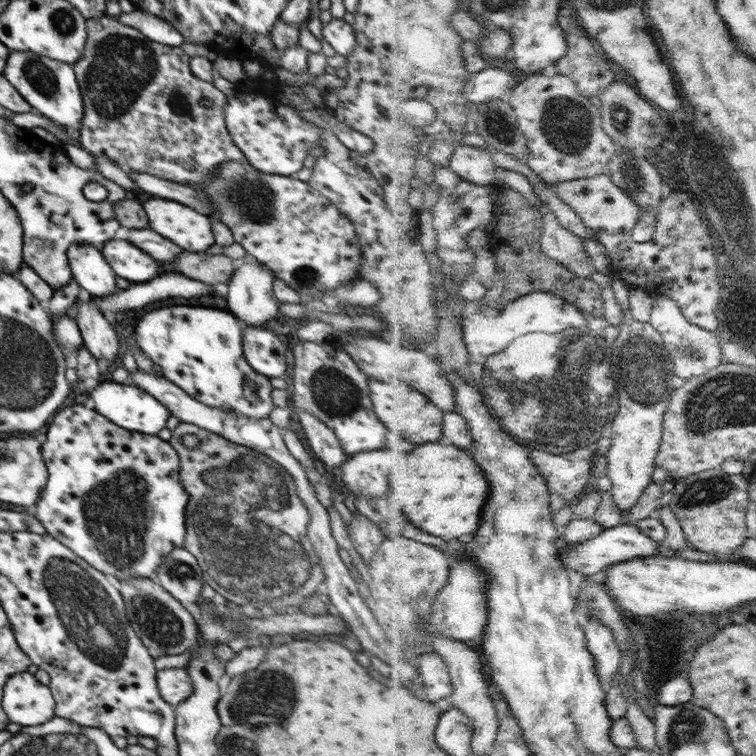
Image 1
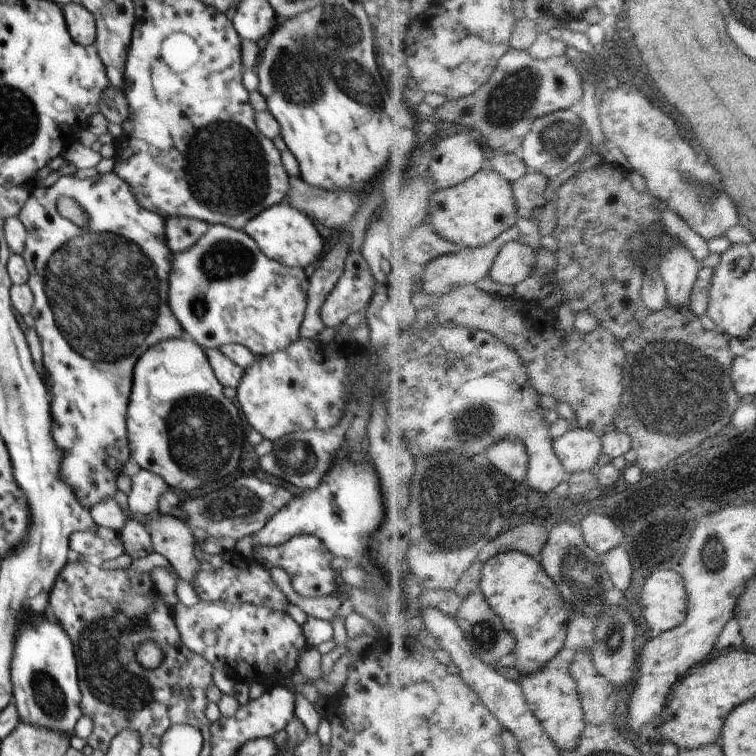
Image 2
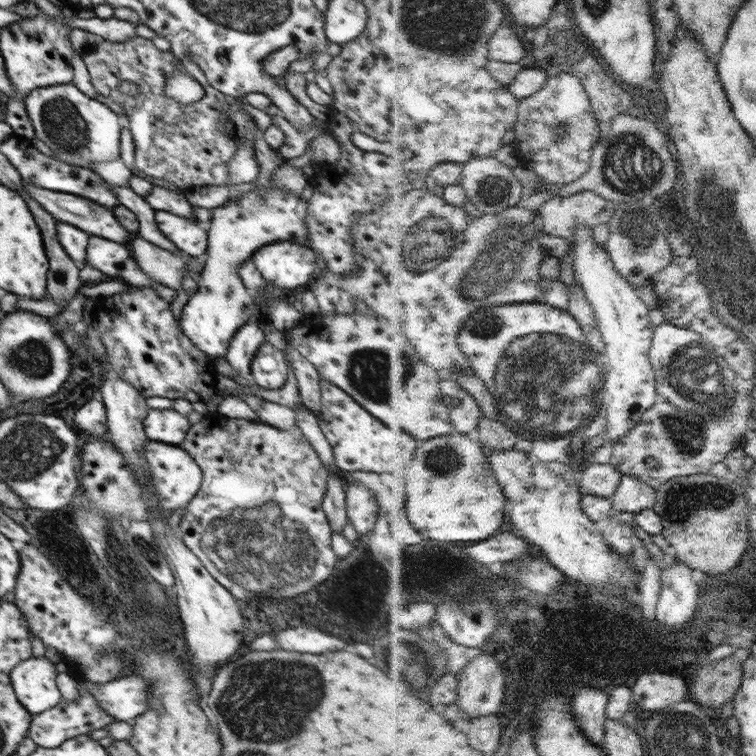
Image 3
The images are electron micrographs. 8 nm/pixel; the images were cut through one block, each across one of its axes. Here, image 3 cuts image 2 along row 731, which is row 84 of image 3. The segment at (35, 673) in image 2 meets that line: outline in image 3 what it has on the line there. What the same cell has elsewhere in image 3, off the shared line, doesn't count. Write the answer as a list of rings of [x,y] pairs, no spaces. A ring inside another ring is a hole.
[[[54,83],[54,85],[34,88],[25,97],[25,109],[37,137],[44,141],[46,146],[49,146],[60,161],[79,167],[81,163],[84,163],[84,168],[87,168],[89,164],[103,164],[112,160],[120,160],[122,124],[118,122],[118,115],[107,108],[105,104],[101,104],[96,99],[80,92],[74,83]]]

